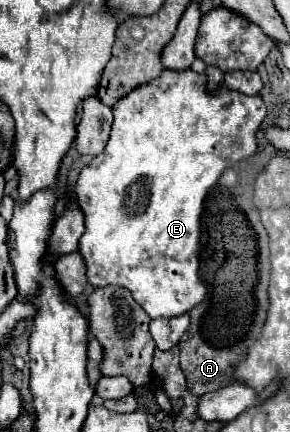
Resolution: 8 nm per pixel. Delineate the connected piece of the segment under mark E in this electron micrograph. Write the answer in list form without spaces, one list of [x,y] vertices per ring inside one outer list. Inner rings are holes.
[[[191,69],[183,71],[183,73],[173,73],[173,71],[163,71],[161,77],[137,87],[135,91],[131,91],[129,95],[125,95],[125,99],[119,99],[113,105],[113,113],[115,113],[115,121],[113,121],[113,129],[111,129],[111,137],[105,145],[105,151],[97,157],[93,157],[93,161],[89,165],[85,165],[79,173],[77,185],[75,185],[75,193],[77,193],[77,205],[85,215],[85,233],[79,239],[79,253],[85,261],[87,267],[87,281],[93,287],[103,287],[103,285],[121,285],[125,289],[131,291],[133,299],[147,311],[147,315],[151,319],[157,317],[177,317],[183,315],[187,311],[191,311],[197,303],[201,303],[201,299],[205,299],[205,287],[199,281],[199,225],[201,225],[201,213],[203,213],[203,199],[207,197],[209,189],[217,183],[219,175],[235,165],[237,161],[253,155],[257,151],[257,131],[265,119],[265,103],[259,95],[249,97],[243,93],[233,93],[229,91],[225,85],[221,89],[217,89],[215,93],[207,93],[207,75],[205,73],[193,73]]]

